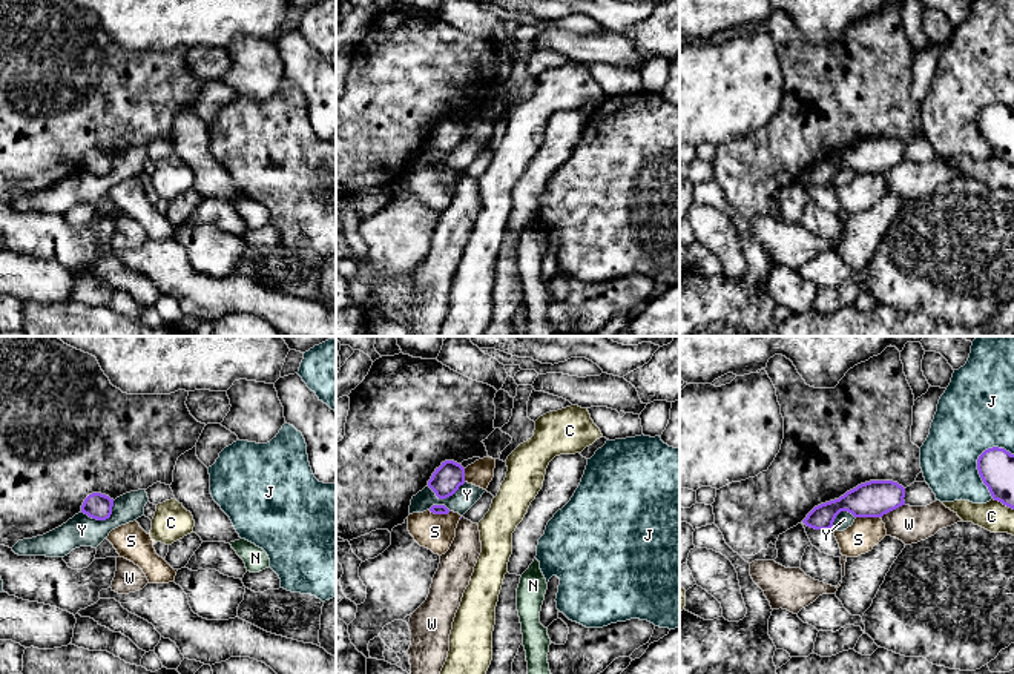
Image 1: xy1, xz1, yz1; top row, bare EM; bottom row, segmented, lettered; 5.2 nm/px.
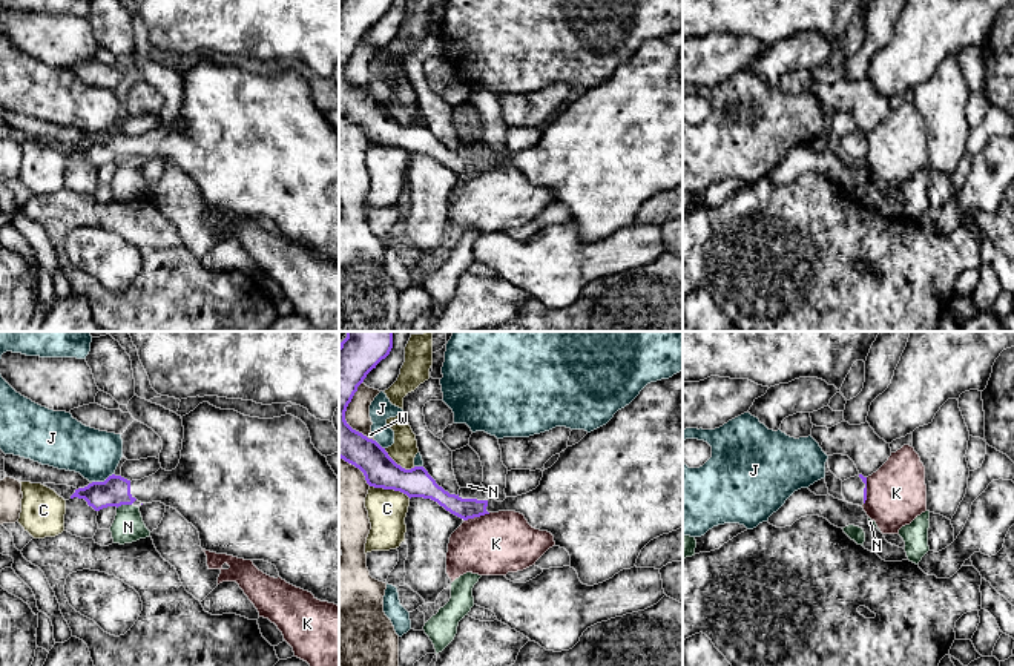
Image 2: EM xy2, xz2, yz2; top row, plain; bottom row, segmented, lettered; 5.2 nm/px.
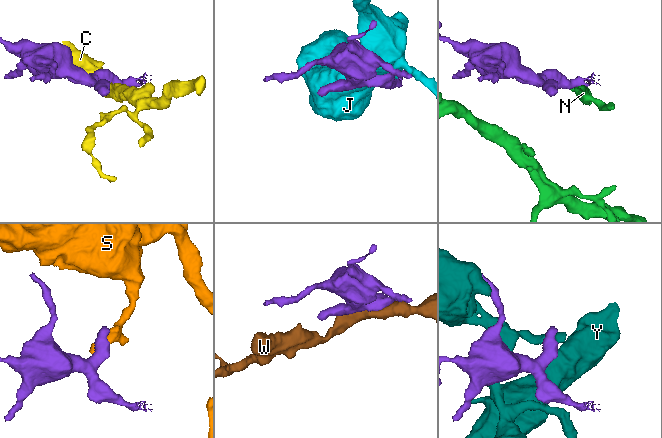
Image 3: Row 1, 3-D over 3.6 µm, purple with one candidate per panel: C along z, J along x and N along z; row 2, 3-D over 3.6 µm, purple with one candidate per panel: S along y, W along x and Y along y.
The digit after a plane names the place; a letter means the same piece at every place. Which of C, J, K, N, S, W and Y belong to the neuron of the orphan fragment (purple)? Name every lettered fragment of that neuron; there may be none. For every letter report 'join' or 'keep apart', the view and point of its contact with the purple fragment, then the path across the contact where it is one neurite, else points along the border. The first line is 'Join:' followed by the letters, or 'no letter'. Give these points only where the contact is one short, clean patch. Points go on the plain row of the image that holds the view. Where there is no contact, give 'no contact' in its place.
Join: no letter
C: keep apart; contact xz2 (390, 145); border xz2 (370, 141), (399, 146), (410, 154)
J: keep apart; contact yz1 (977, 125)
K: keep apart; contact xz2 (477, 172); border xz2 (490, 169), (465, 177)
N: keep apart; contact xy2 (123, 160)
S: keep apart; contact yz1 (869, 172)
W: keep apart; contact yz1 (892, 166)
Y: keep apart; contact xy1 (102, 175)

